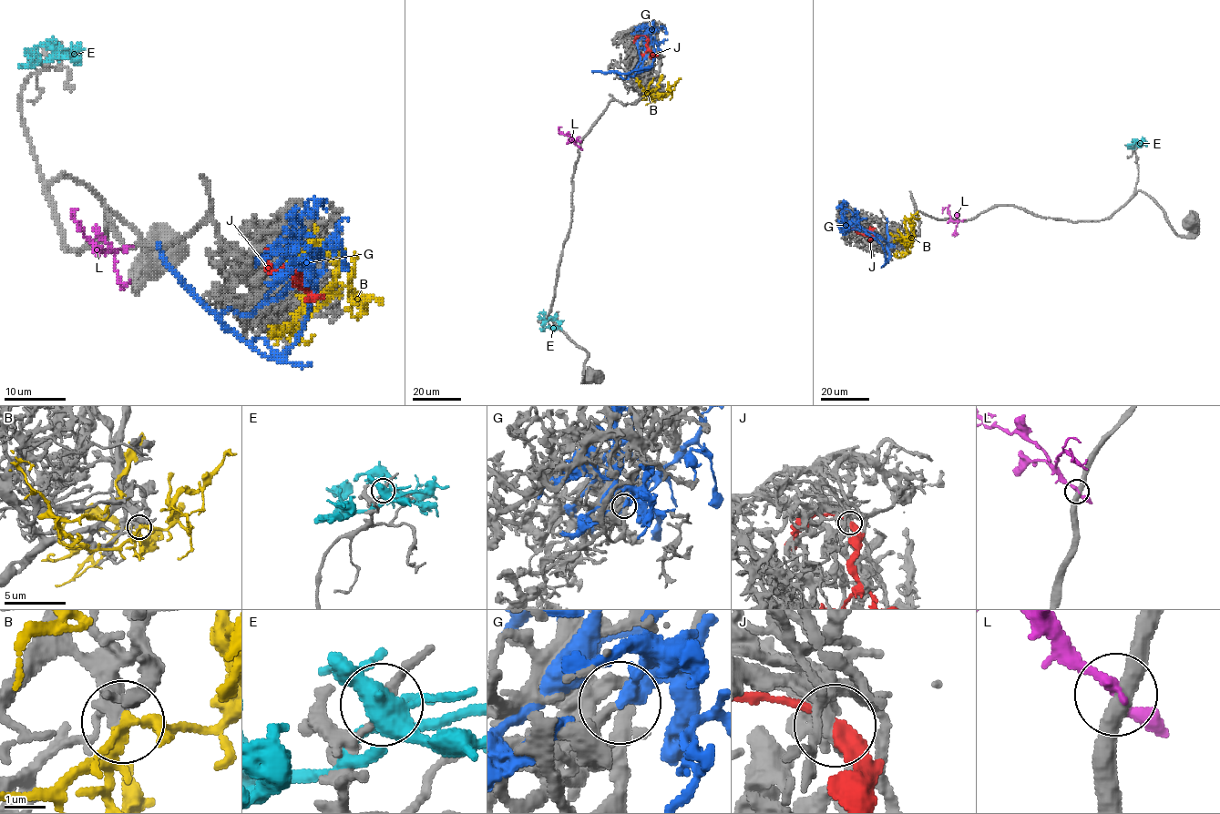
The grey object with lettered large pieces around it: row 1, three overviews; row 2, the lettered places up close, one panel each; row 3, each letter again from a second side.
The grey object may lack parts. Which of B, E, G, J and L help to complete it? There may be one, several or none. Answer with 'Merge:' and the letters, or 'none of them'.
Merge: B

